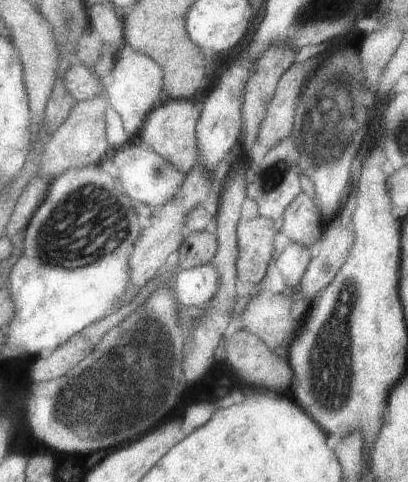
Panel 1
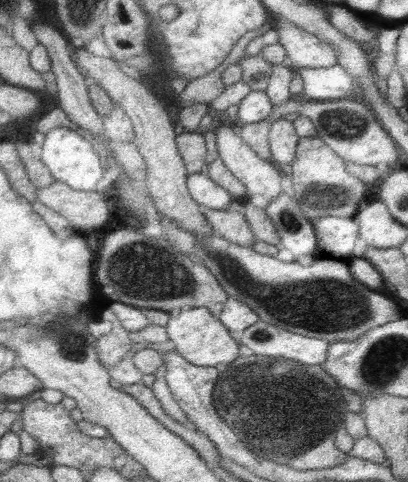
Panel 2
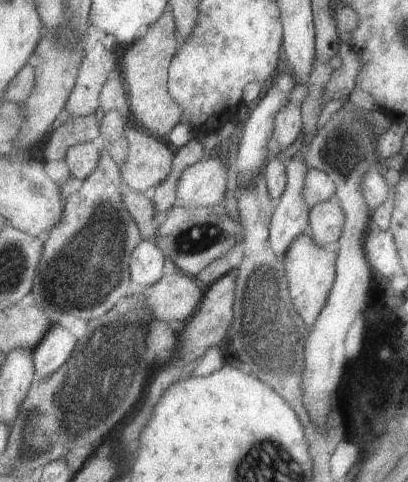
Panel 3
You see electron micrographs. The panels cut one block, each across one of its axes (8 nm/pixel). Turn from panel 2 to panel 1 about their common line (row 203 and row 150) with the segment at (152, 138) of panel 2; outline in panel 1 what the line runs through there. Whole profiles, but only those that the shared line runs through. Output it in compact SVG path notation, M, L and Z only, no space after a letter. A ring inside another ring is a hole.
M163 100L159 106L155 106L145 122L143 128L137 134L137 142L141 146L151 148L161 158L165 158L169 164L173 164L181 176L187 176L193 166L197 164L197 138L195 138L195 126L199 120L199 102L197 100Z

